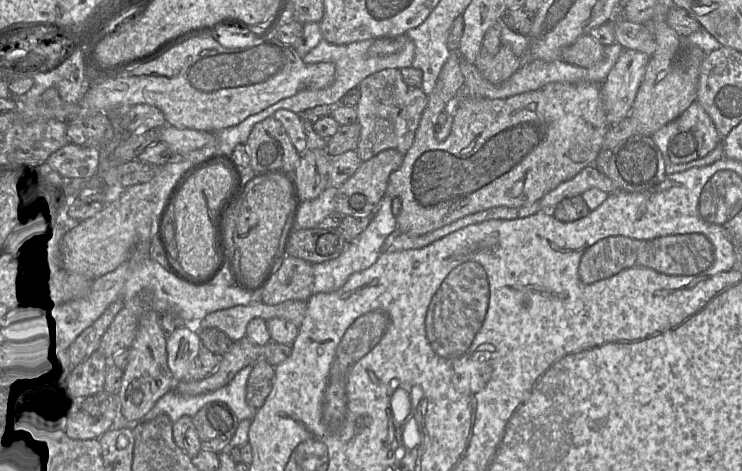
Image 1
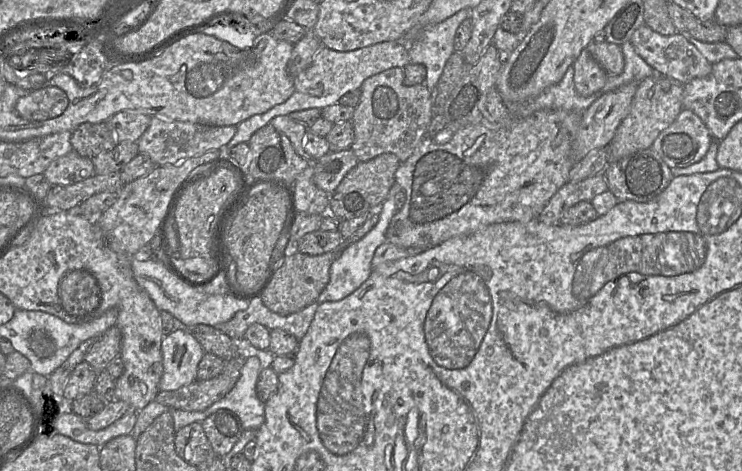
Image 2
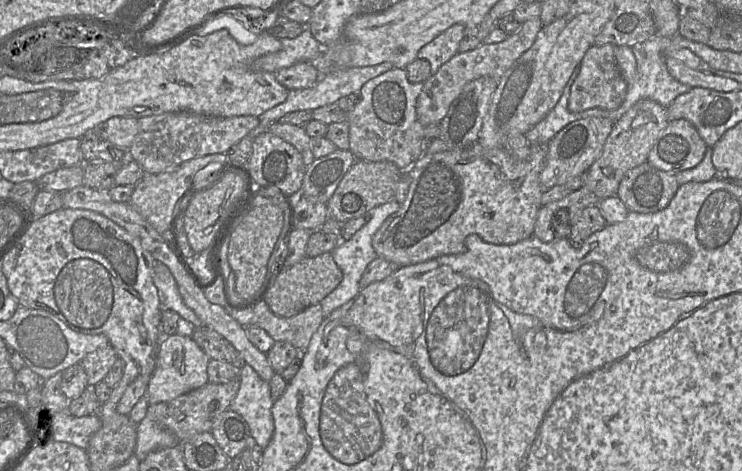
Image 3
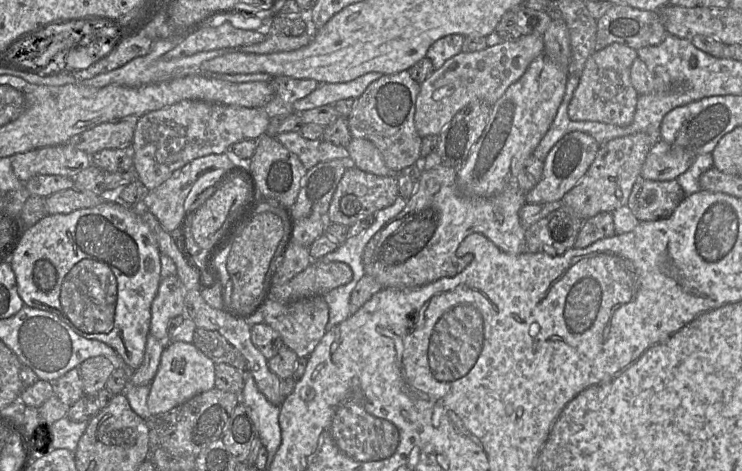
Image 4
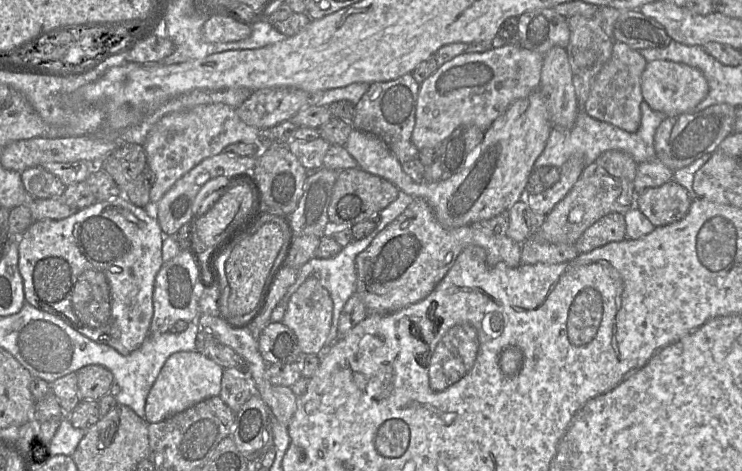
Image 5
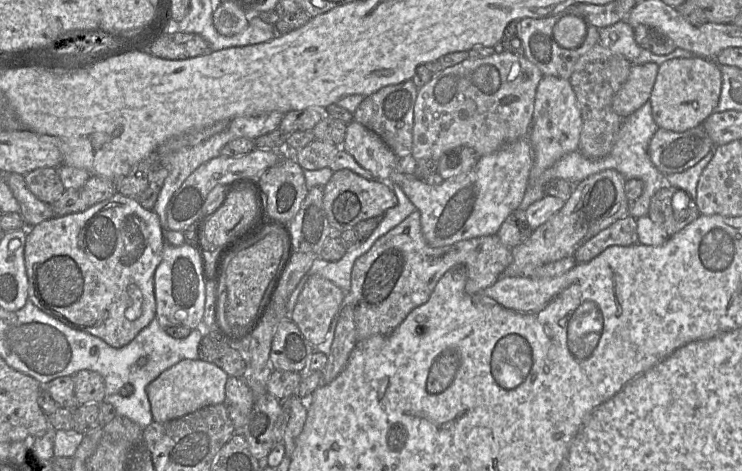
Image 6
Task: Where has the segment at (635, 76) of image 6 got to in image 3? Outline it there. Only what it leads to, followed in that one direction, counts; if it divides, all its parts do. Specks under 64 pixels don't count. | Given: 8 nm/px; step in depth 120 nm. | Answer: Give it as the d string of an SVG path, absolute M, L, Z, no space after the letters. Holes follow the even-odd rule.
M592 45L579 64L579 73L571 87L568 109L571 112L582 112L592 108L614 110L625 100L628 84L622 78L615 60L615 45Z

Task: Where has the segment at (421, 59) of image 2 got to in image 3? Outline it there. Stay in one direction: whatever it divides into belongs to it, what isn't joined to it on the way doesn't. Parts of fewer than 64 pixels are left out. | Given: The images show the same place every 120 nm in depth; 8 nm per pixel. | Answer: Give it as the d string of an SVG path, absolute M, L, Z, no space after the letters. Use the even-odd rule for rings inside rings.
M462 24L452 25L419 50L417 58L429 61L431 75L436 74L444 63L459 53L464 27Z

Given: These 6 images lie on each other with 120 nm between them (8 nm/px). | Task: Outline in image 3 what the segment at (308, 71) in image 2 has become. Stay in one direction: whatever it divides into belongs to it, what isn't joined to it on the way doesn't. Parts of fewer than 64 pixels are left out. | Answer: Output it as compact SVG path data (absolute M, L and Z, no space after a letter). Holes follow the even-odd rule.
M383 62L374 66L352 67L348 69L341 69L339 71L331 71L328 74L322 74L319 81L313 87L289 90L288 96L284 102L267 110L258 117L259 125L254 128L248 136L253 140L259 134L268 131L268 126L271 123L279 121L280 118L287 113L299 110L315 110L328 104L337 103L340 98L349 94L359 94L362 86L367 81L393 68L394 66L392 63Z

